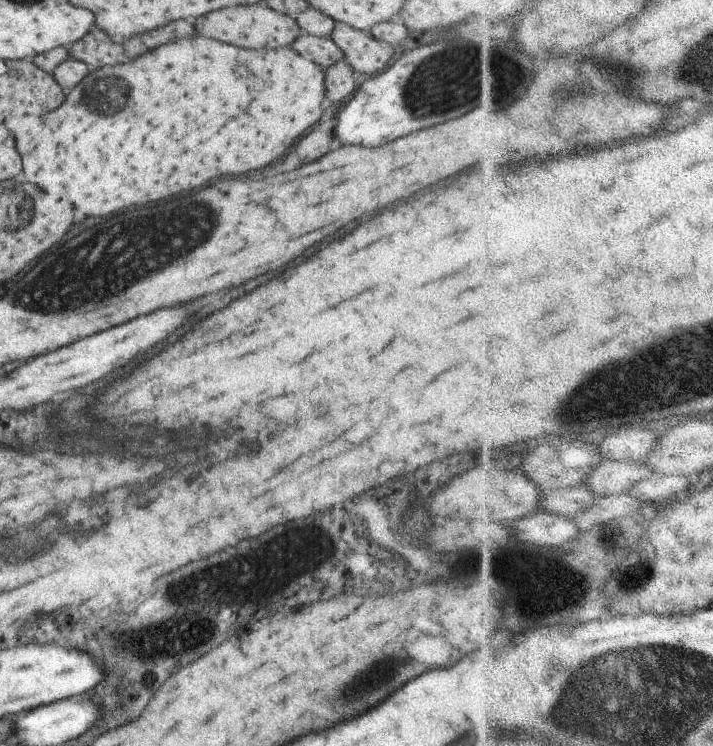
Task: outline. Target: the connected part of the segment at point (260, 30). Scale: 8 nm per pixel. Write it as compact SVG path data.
M264 4L220 8L216 12L200 16L196 20L196 30L202 36L210 36L220 42L228 42L228 44L242 46L242 48L282 48L282 46L292 44L300 34L298 24L290 16L278 14Z

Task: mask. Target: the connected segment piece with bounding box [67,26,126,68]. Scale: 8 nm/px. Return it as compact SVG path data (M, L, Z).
M91 26L91 28L92 30L86 33L79 41L67 46L70 58L86 64L94 62L94 68L100 68L96 67L96 64L106 64L104 62L106 56L114 56L114 54L120 56L122 50L126 52L126 42L124 42L124 48L114 46L114 44L110 44L110 38L100 28L96 28L96 26Z

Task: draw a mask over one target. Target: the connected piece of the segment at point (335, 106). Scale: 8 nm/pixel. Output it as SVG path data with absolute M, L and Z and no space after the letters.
M345 101L333 102L324 110L320 122L316 126L312 126L312 130L300 138L300 142L296 142L294 152L298 154L300 162L312 162L316 158L320 158L322 154L330 152L332 148L340 146L334 140L332 128L336 124L337 112L343 107Z

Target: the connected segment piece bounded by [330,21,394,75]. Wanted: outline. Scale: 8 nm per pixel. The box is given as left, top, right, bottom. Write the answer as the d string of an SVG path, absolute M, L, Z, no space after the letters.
M340 21L330 37L344 52L343 60L361 73L382 72L394 52L392 46L374 39L370 31L360 31Z

